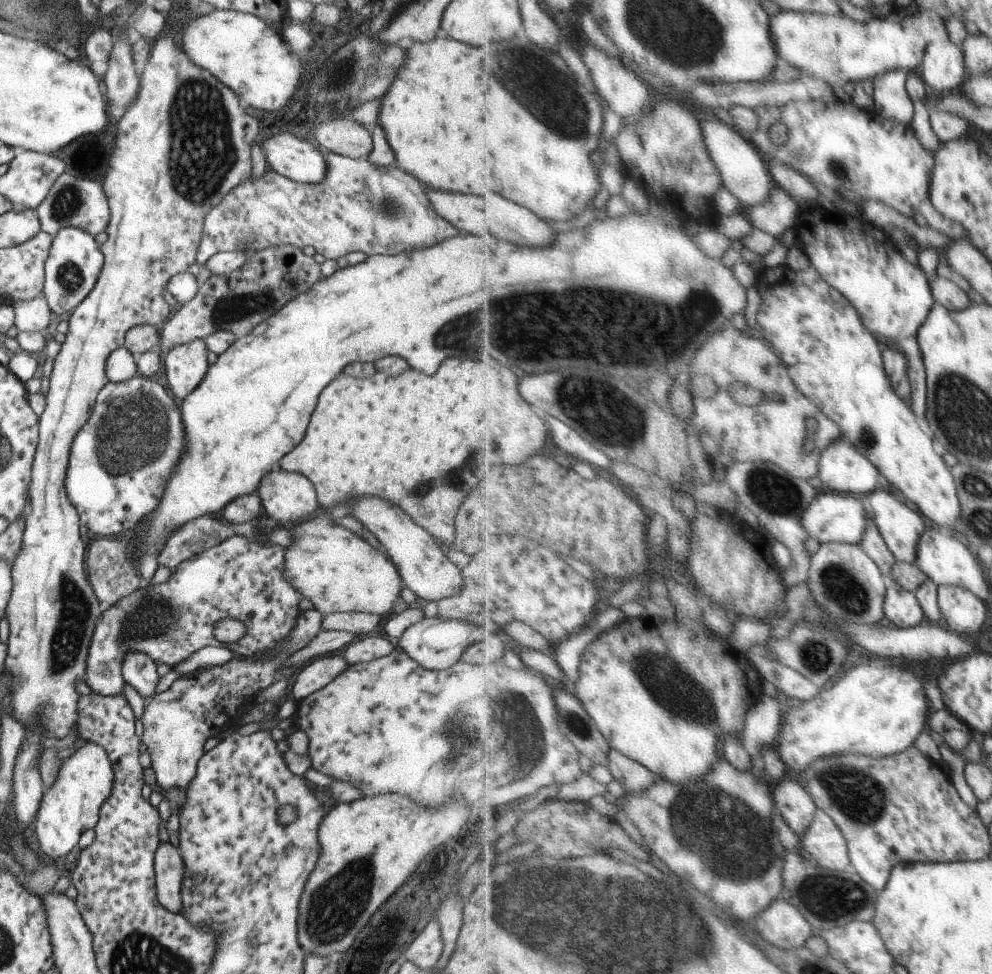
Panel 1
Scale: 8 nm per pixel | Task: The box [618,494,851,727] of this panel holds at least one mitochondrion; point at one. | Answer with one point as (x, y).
(659, 673)

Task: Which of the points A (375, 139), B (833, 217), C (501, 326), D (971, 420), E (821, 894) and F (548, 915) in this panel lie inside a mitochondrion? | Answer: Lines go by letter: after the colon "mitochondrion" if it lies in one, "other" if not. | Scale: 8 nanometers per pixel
A: other
B: other
C: mitochondrion
D: mitochondrion
E: mitochondrion
F: mitochondrion

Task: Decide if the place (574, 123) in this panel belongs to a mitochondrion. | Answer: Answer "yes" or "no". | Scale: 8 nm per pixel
yes

